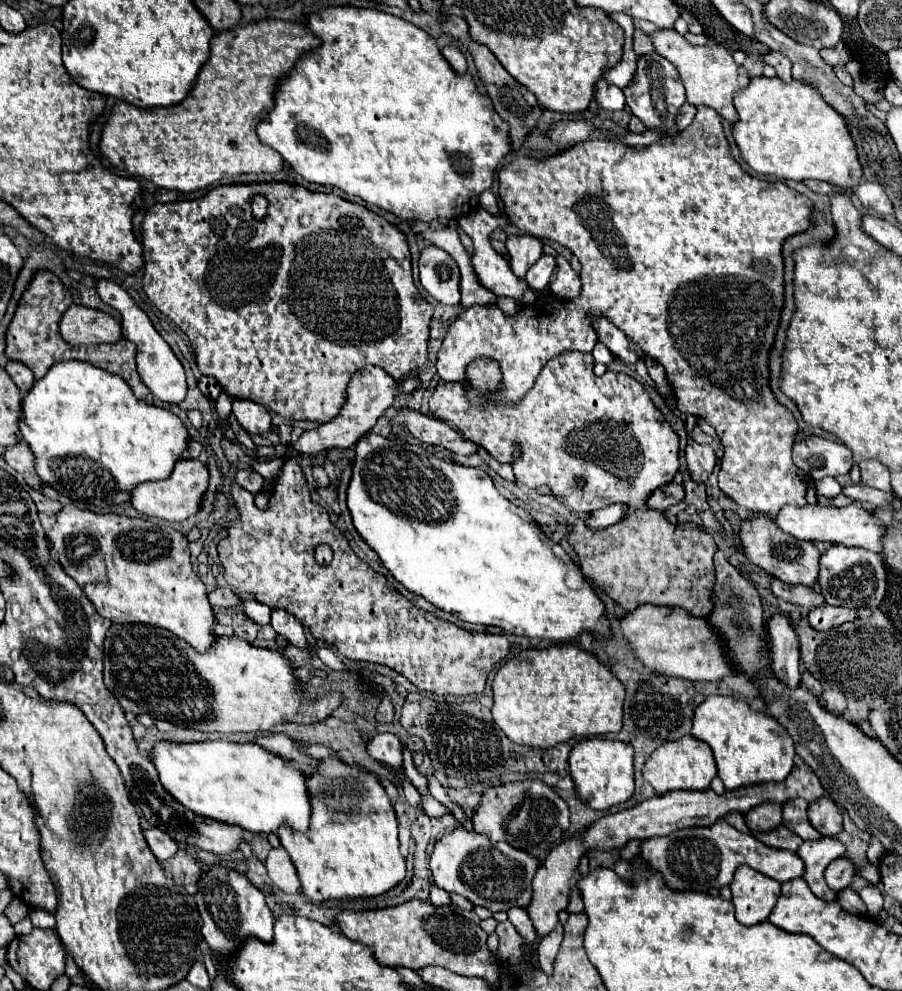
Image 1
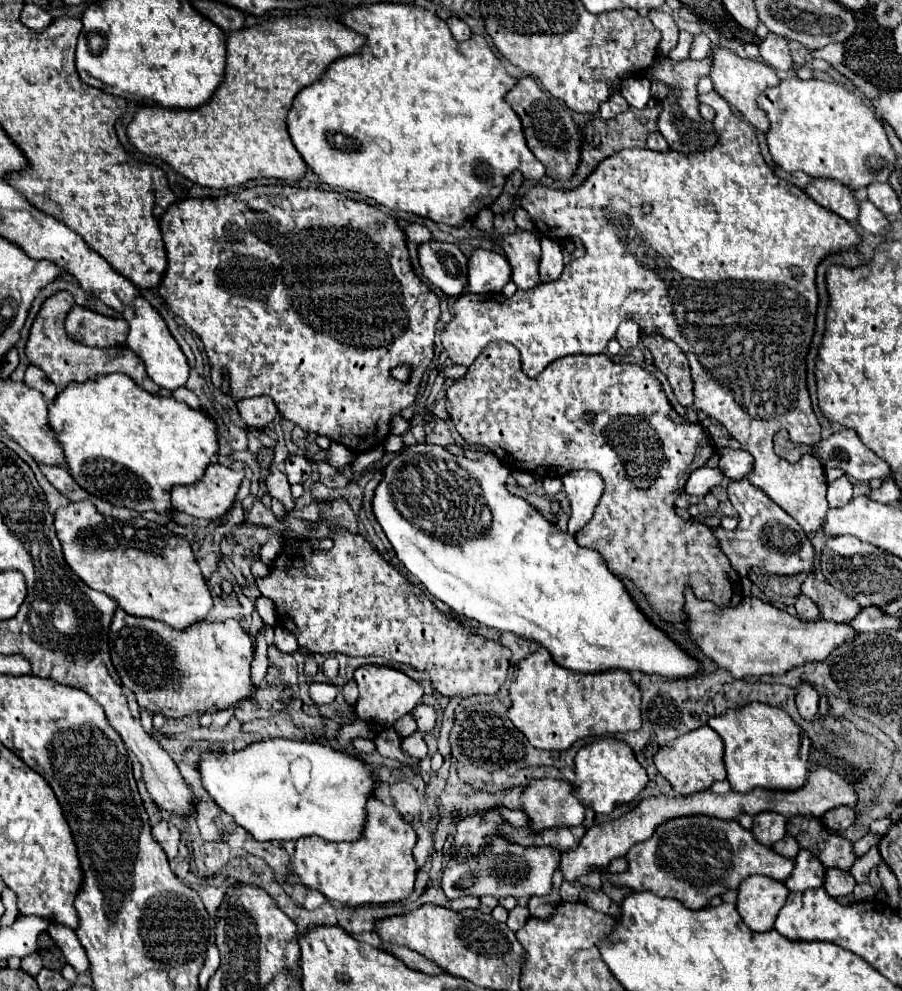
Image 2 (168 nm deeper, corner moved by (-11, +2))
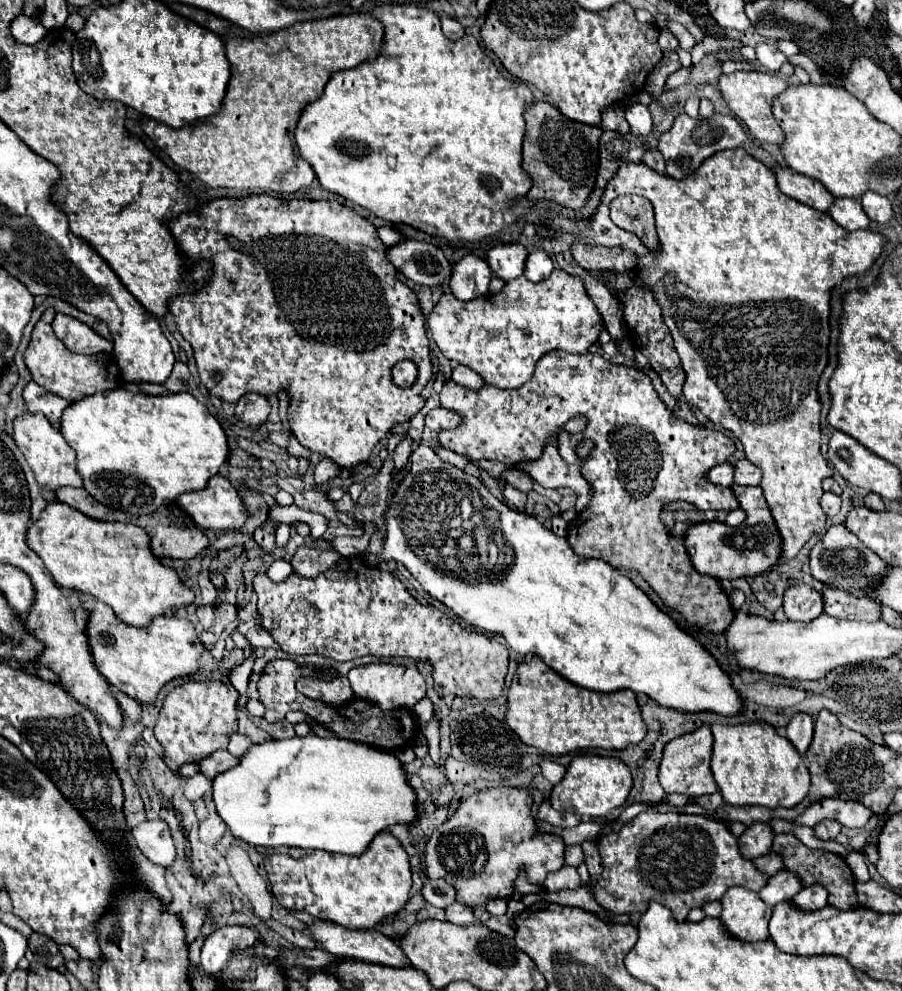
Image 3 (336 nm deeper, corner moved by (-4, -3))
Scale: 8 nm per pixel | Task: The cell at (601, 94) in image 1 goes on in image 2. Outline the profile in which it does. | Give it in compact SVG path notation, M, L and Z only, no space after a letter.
M630 76L622 82L620 94L632 108L646 108L650 100L650 80L646 76Z

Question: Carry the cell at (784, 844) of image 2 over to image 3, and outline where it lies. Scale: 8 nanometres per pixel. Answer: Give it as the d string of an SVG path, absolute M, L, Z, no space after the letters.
M773 851L767 853L767 855L763 855L763 857L757 857L753 863L755 863L755 867L759 871L763 871L769 877L783 869L783 857L779 857L779 853L773 853Z

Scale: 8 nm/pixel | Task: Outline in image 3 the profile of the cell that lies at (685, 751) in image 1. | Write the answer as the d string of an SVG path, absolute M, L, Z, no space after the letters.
M707 725L699 727L693 733L687 733L685 737L677 737L675 741L669 741L663 749L663 759L659 765L659 783L665 789L665 793L685 793L693 797L715 793L717 783L713 781L713 773L709 765L711 751L713 751L713 735Z

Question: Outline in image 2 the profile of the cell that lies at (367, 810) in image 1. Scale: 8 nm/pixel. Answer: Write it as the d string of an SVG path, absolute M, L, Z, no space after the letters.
M378 798L368 800L366 832L358 844L330 844L308 836L296 842L296 852L288 862L286 882L290 886L304 886L318 890L328 900L358 906L368 902L398 902L412 894L416 880L416 862L412 848L416 844L416 832L402 820L396 808L384 806Z

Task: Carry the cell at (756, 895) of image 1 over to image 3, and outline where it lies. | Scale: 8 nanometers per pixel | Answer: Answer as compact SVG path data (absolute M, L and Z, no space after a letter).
M731 887L723 899L721 921L729 929L731 935L743 941L765 941L769 939L767 923L771 919L773 909L759 901L759 893L749 889Z

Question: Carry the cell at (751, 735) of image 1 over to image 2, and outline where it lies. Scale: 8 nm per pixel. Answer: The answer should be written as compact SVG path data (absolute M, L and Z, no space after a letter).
M752 702L738 712L724 712L722 716L708 720L708 726L724 740L724 764L726 780L736 792L752 792L754 788L792 792L806 784L808 778L808 734L776 706Z

